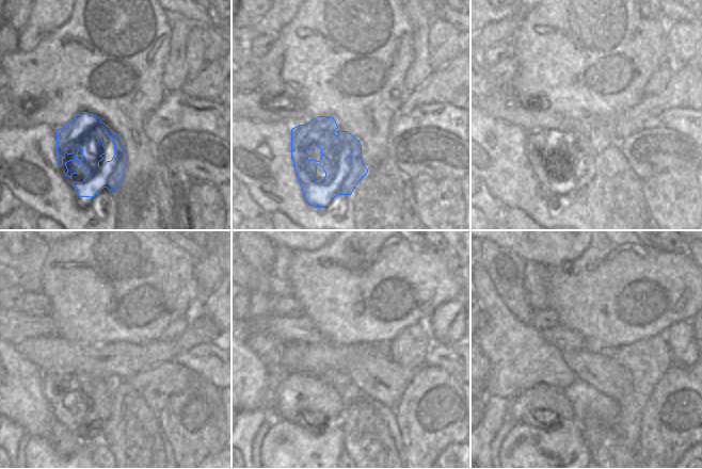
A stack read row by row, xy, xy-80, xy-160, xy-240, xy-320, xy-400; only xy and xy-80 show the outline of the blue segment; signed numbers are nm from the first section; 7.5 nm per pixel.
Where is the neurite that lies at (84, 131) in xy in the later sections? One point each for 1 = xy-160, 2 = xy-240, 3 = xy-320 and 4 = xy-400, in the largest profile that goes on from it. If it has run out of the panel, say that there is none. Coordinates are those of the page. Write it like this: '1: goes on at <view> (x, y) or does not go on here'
1: goes on at xy-160 (577, 154)
2: goes on at xy-240 (96, 399)
3: goes on at xy-320 (306, 400)
4: goes on at xy-400 (543, 406)

